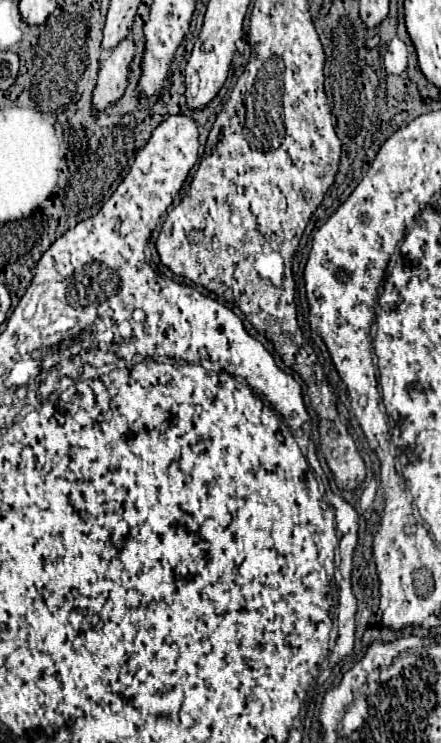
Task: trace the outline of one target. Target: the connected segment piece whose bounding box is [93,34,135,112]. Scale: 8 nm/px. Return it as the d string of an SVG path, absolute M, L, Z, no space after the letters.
M129 34L125 40L117 44L113 54L101 64L99 80L93 92L93 108L97 112L117 102L123 96L129 84L133 58L135 58L135 42L133 42L133 34Z

